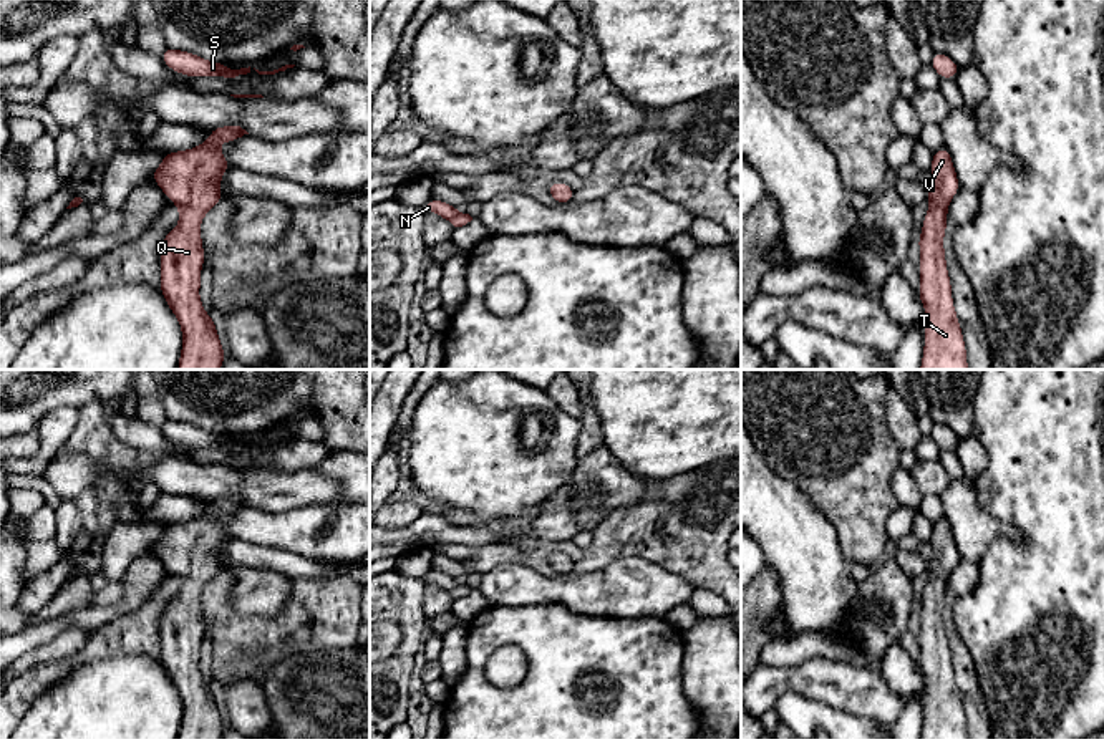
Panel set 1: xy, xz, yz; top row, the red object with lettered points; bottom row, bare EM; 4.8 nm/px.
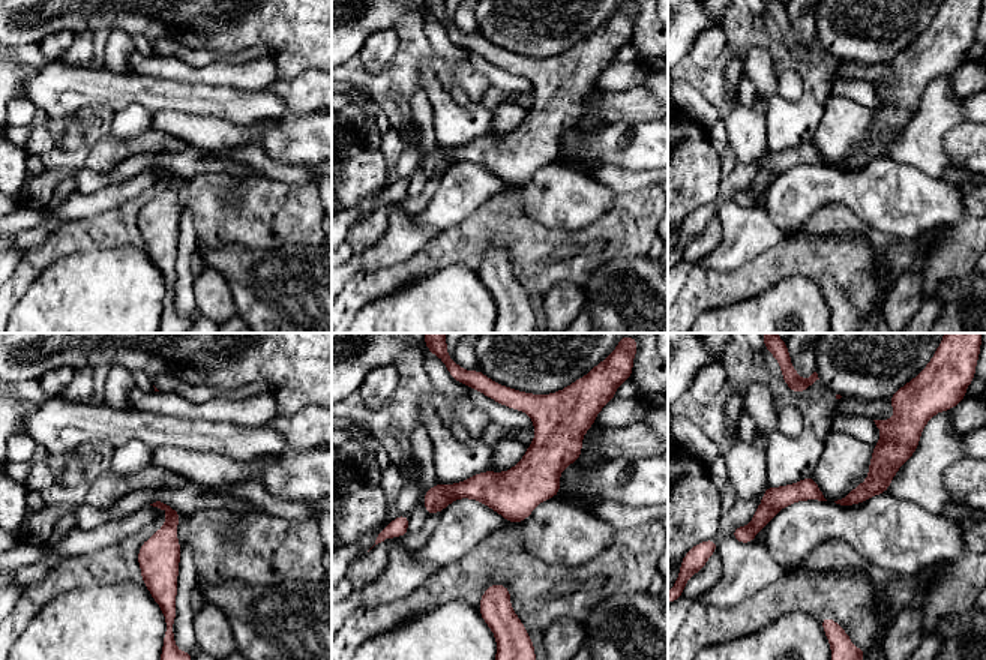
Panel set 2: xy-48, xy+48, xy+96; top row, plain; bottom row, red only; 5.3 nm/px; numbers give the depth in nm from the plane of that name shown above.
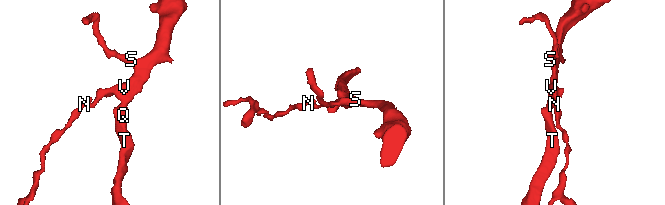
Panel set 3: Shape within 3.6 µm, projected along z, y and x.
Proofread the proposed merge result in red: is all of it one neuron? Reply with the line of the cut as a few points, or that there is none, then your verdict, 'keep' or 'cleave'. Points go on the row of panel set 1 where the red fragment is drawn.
no cut | keep

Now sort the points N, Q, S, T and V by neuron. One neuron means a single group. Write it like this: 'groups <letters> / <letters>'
groups N Q S T V

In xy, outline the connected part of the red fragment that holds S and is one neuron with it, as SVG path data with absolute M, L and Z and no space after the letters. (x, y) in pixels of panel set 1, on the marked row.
M166 46L161 60L164 65L181 75L186 76L224 76L224 78L235 78L239 75L247 75L250 73L249 68L240 68L240 70L232 70L227 65L222 63L214 63L209 60L204 60L197 55L192 55L189 51L182 50L172 50Z

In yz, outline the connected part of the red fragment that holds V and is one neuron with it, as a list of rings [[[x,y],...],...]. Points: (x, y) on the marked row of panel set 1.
[[[947,146],[933,152],[930,166],[928,214],[918,237],[920,288],[925,307],[925,346],[920,370],[968,370],[963,333],[951,302],[943,235],[948,222],[947,207],[960,189]]]

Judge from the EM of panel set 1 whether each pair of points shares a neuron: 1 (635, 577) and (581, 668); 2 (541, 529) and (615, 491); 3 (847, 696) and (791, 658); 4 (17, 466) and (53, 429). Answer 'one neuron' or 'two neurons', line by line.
1: two neurons
2: one neuron
3: two neurons
4: one neuron

